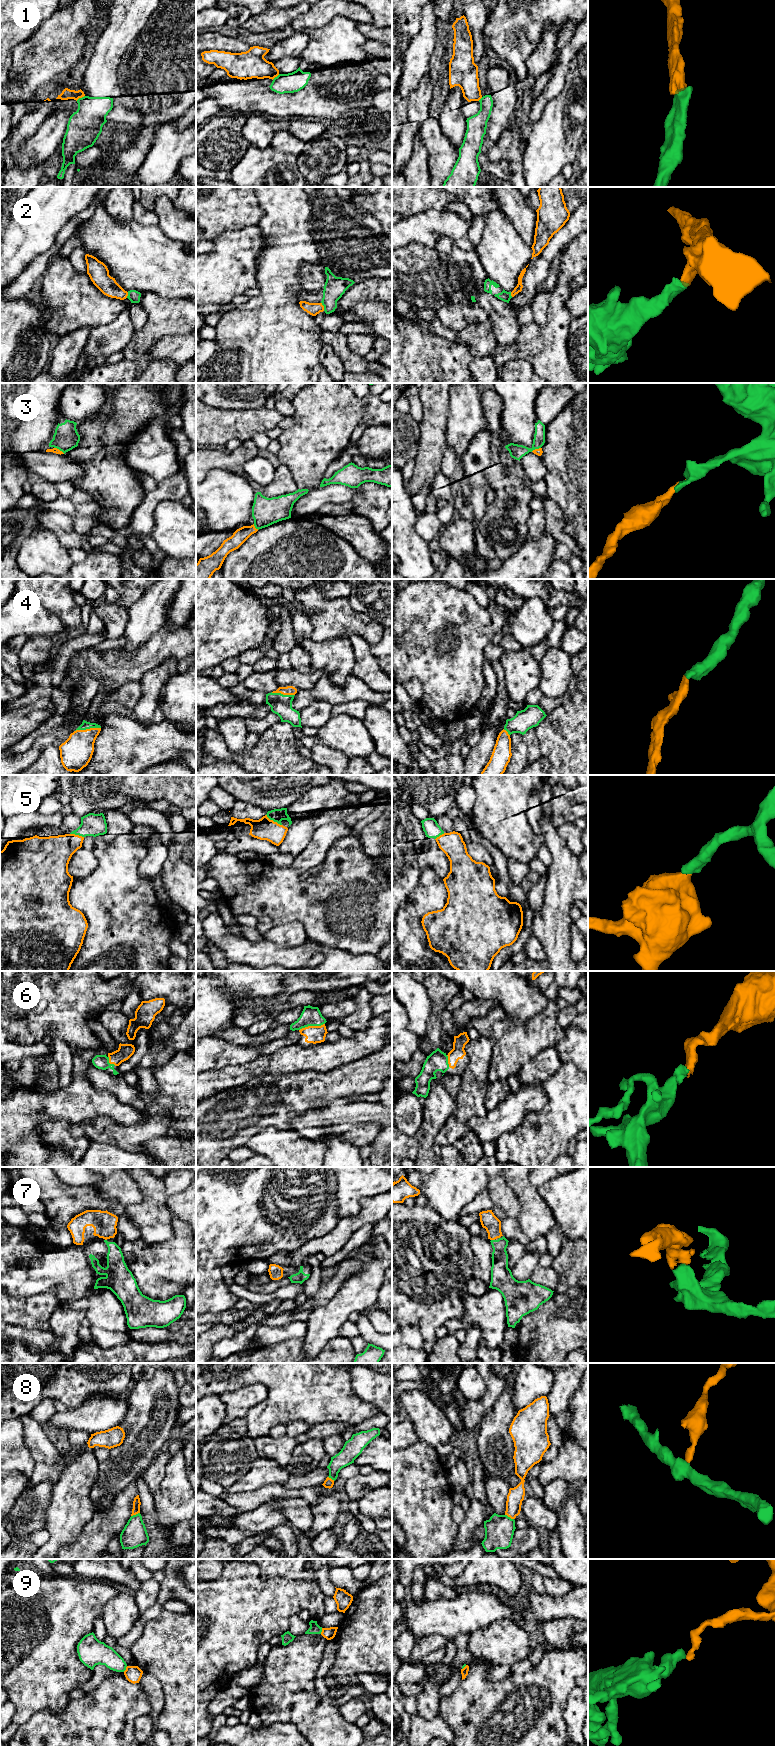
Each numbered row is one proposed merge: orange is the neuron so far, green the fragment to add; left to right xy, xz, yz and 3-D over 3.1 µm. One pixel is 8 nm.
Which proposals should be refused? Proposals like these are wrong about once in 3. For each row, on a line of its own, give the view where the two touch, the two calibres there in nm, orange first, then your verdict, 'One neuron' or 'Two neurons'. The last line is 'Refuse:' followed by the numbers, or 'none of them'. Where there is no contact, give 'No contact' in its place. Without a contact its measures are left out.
1: Touches orange in xy. Thickness 90 nm (orange) against 280 nm. Two neurons
2: Touches orange in xz. Thickness 100 nm (orange) against 170 nm. One neuron
3: Touches orange in xy. Thickness 50 nm (orange) against 200 nm. One neuron
4: Touches orange in xy. Thickness 260 nm (orange) against 70 nm. One neuron
5: Touches orange in xz. Thickness 180 nm (orange) against 110 nm. One neuron
6: Touches orange in xz. Thickness 140 nm (orange) against 160 nm. One neuron
7: Touches orange in yz. Thickness 140 nm (orange) against 140 nm. One neuron
8: Touches orange in xy. Thickness 60 nm (orange) against 200 nm. Two neurons
9: Touches orange in xy. Thickness 140 nm (orange) against 170 nm. Two neurons
Refuse: 1, 8, 9

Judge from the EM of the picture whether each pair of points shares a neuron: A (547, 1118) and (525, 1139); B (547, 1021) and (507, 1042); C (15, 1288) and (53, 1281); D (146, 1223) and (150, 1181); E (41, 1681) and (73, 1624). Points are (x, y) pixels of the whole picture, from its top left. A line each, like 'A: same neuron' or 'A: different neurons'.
A: same neuron
B: same neuron
C: same neuron
D: same neuron
E: same neuron

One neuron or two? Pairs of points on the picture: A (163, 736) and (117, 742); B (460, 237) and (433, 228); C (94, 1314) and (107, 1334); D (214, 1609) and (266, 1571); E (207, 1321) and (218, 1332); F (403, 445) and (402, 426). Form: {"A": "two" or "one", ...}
{"A": "one", "B": "one", "C": "one", "D": "two", "E": "two", "F": "one"}

